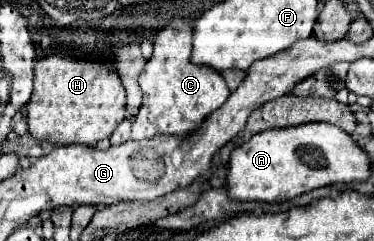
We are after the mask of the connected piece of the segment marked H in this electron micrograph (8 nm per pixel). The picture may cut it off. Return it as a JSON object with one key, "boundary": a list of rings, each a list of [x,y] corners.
{"boundary":[[[53,55],[41,61],[35,61],[35,91],[27,105],[27,129],[31,137],[39,141],[49,141],[53,145],[87,145],[95,147],[101,139],[107,139],[119,121],[125,119],[125,89],[119,79],[119,73],[109,63],[97,61],[79,61],[69,55]]]}

